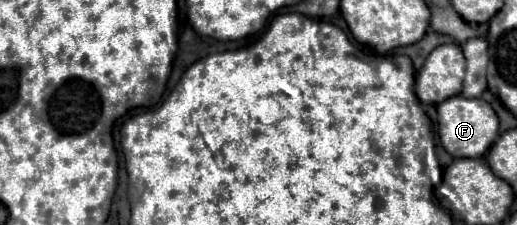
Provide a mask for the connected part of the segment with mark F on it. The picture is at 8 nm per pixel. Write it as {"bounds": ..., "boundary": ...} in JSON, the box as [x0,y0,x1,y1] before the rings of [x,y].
{"bounds":[437,97,499,158],"boundary":[[[449,97],[447,101],[437,105],[439,113],[439,139],[445,151],[453,158],[478,158],[487,153],[493,141],[499,135],[499,119],[493,107],[483,99],[467,99],[467,97]]]}

